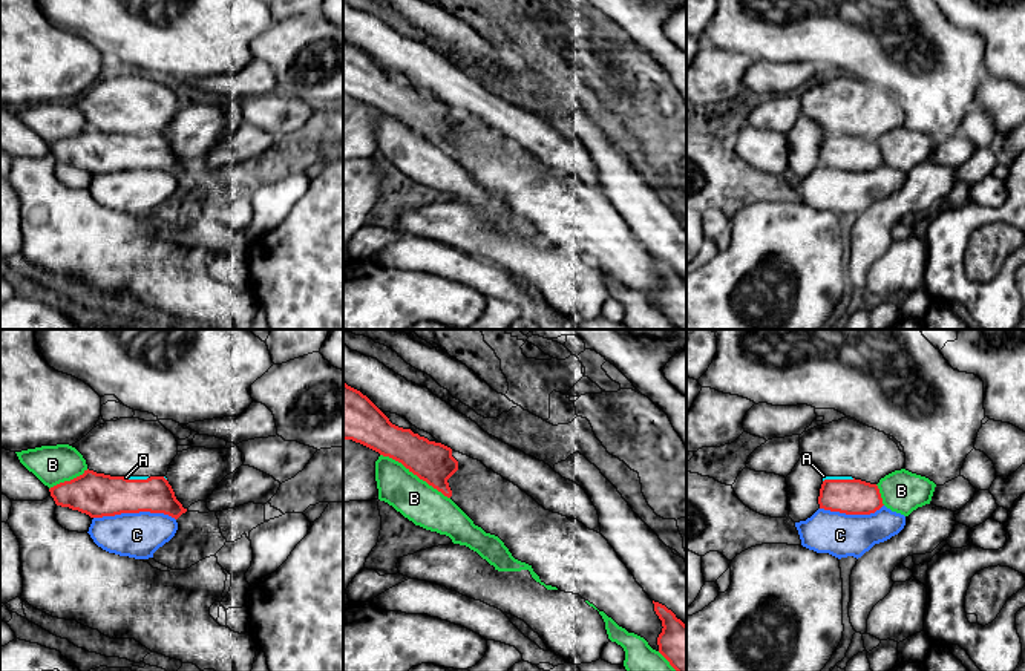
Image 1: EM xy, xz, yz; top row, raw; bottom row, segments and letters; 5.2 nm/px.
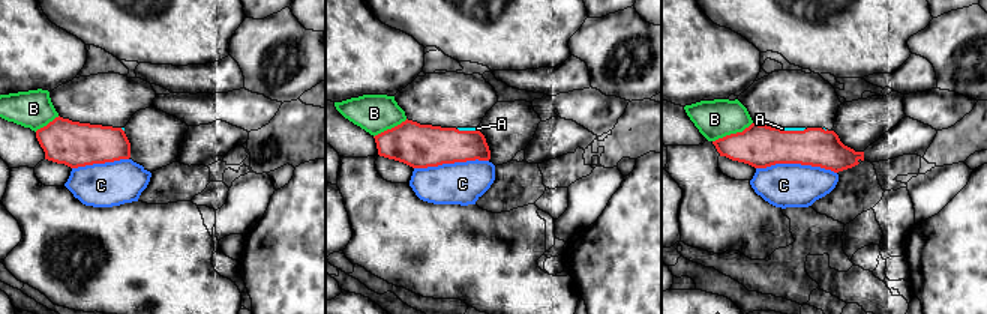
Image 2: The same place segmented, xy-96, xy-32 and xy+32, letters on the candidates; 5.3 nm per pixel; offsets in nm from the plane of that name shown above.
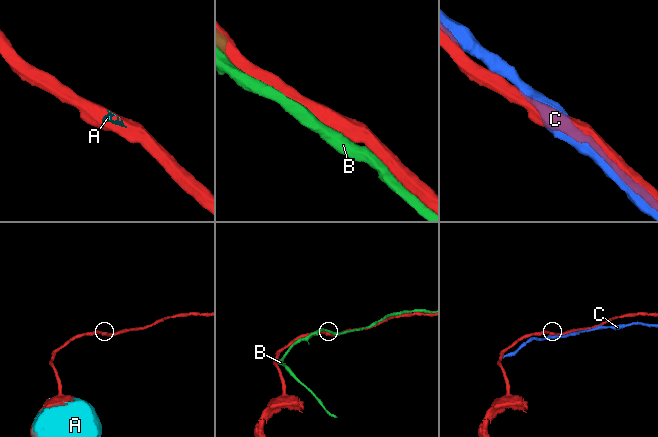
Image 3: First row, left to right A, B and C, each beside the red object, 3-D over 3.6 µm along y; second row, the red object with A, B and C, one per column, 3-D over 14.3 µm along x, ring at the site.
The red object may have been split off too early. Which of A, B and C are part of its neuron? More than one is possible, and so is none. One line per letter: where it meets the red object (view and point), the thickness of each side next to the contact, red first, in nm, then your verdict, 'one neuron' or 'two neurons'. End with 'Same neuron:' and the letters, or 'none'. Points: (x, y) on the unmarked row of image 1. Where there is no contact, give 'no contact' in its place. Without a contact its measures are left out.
A: contact yz (838, 137); calibres 190 and 20 nm; one neuron
B: contact xz (415, 130); calibres 220 and 220 nm; two neurons
C: contact xy (135, 169); calibres 220 and 240 nm; two neurons
Same neuron: A

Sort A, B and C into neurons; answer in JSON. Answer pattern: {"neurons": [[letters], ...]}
{"neurons": [["A"], ["B"], ["C"]]}

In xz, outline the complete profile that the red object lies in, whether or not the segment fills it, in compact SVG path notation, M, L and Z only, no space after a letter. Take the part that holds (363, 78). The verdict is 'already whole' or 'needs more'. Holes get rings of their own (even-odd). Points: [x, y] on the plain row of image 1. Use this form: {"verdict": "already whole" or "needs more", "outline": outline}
{"verdict": "already whole", "outline": "M343 40L343 97L352 97L401 119L444 153L452 153L447 136L458 127L452 106L392 81L366 52L346 40Z"}

